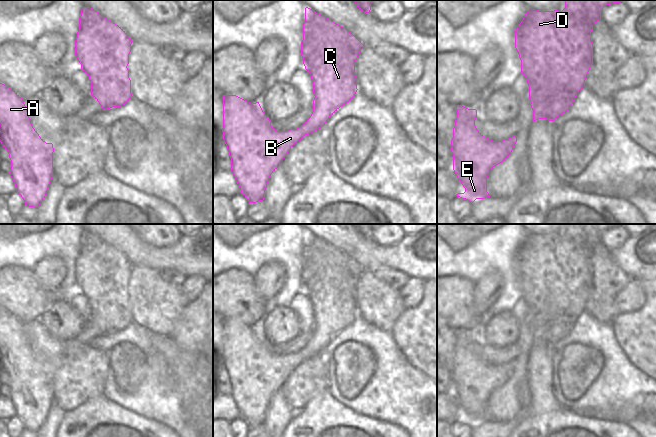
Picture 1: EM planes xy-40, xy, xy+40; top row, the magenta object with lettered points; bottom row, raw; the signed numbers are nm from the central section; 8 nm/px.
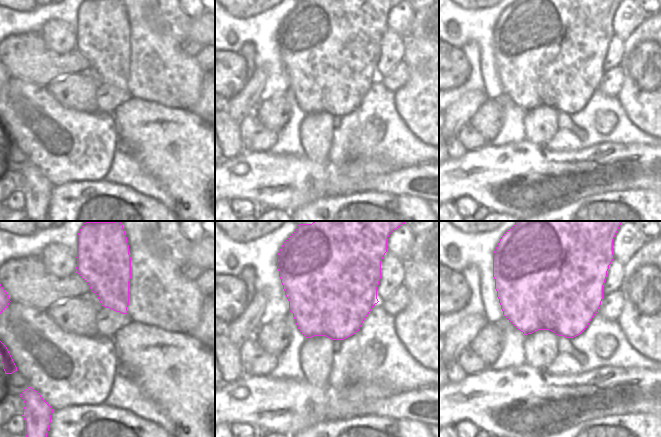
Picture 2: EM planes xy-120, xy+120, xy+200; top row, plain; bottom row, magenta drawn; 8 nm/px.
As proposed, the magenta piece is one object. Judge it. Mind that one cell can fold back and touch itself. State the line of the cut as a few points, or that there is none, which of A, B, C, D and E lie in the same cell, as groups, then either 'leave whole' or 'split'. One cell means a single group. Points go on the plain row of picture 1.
cut in xy along (297, 352), (305, 358); A B E / C D; split

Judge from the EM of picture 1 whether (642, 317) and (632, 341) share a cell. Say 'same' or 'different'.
same

